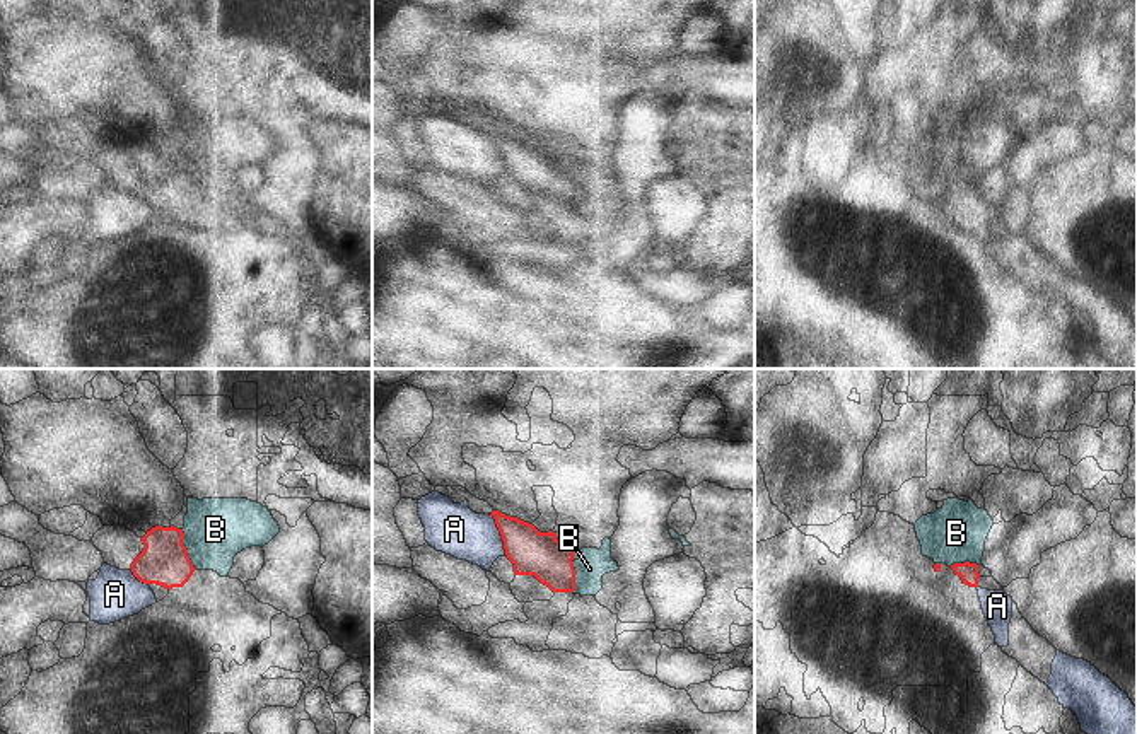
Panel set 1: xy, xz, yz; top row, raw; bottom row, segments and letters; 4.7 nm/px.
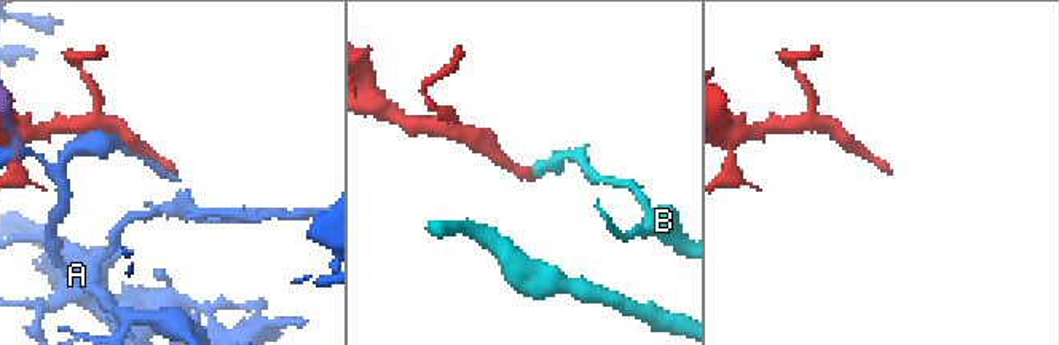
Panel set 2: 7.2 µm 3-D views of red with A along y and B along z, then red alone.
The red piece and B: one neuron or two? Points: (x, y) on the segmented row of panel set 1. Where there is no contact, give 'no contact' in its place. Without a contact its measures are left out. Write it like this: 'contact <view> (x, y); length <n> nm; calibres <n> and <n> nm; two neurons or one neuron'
contact xy (186, 550); length 200 nm; calibres 220 and 300 nm; two neurons

